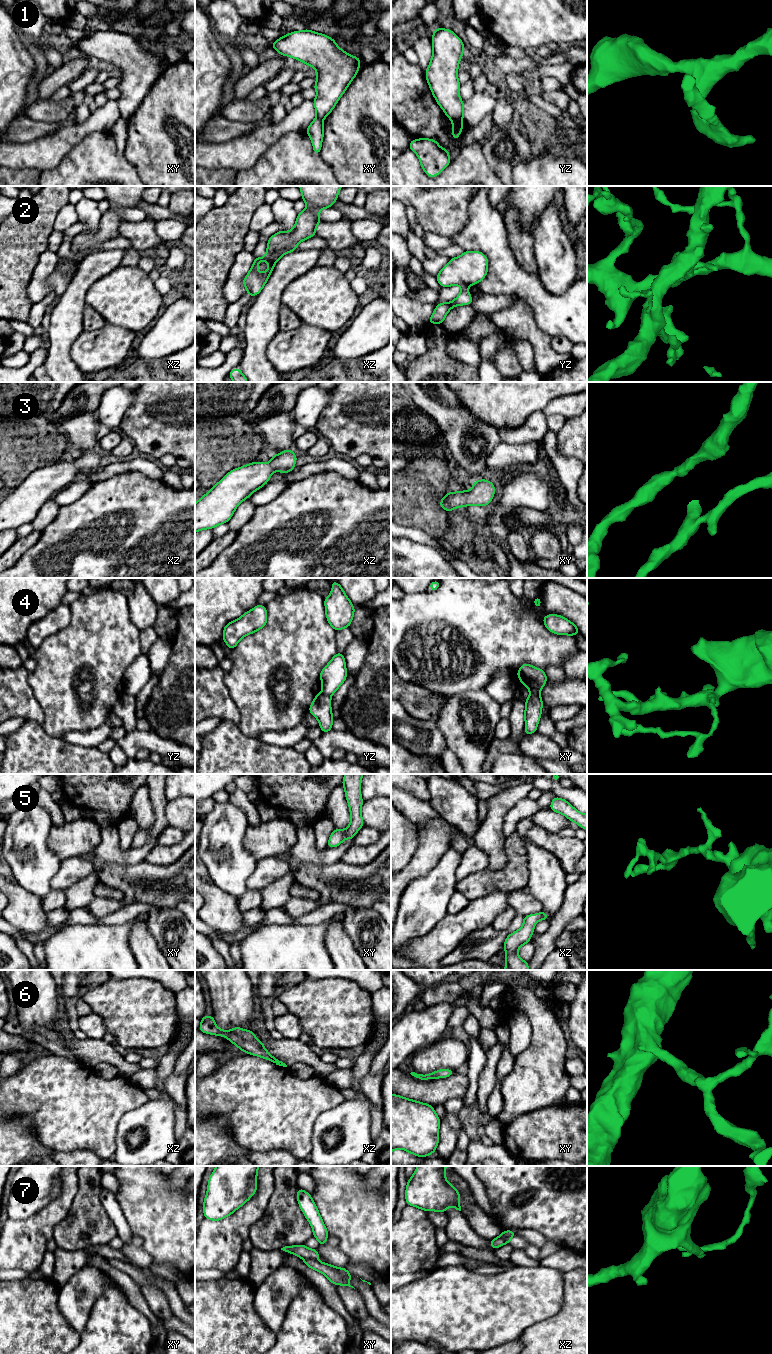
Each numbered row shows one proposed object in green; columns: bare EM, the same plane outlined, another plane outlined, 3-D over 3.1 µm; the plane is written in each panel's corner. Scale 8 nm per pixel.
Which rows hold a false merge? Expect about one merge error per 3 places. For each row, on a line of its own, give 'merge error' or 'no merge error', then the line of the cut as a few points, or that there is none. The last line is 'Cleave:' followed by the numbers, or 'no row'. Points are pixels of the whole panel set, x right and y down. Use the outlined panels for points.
1: merge error; cut yz (461, 118), (452, 121)
2: merge error; cut yz (460, 284), (468, 286)
3: no merge error; cut none
4: merge error; cut yz (321, 691), (330, 696)
5: no merge error; cut none
6: no merge error; cut none
7: merge error; cut xy (315, 1259), (304, 1260)
Cleave: 1, 2, 4, 7

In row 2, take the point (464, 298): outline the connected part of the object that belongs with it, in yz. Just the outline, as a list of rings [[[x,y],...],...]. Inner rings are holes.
[[[463,284],[460,285],[460,294],[451,302],[437,303],[437,306],[429,319],[429,324],[443,324],[446,315],[451,310],[452,307],[457,307],[460,305],[471,305],[472,296],[468,292],[469,286]]]

